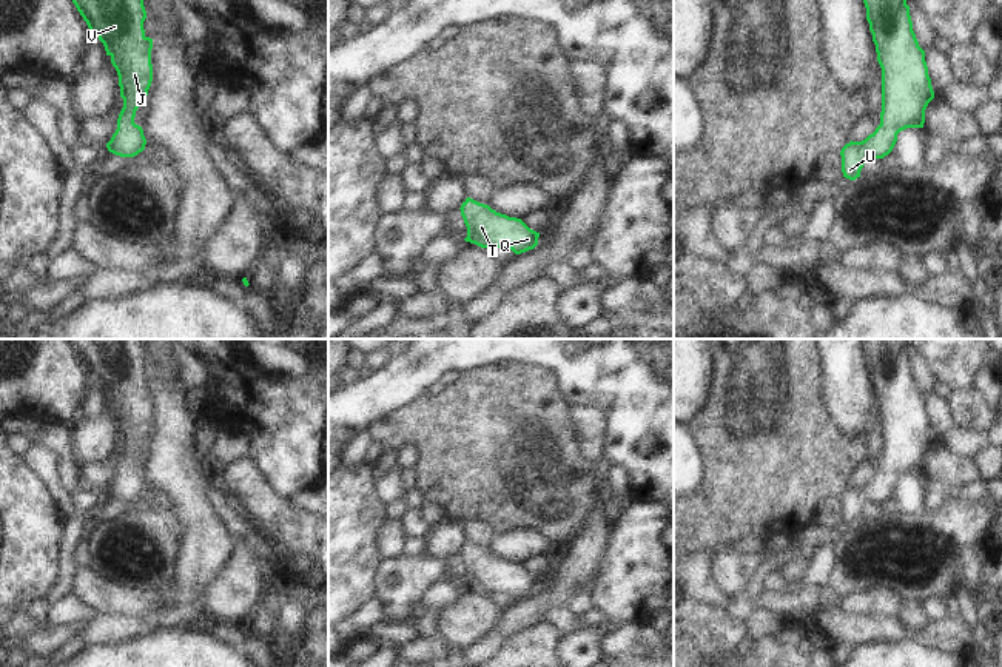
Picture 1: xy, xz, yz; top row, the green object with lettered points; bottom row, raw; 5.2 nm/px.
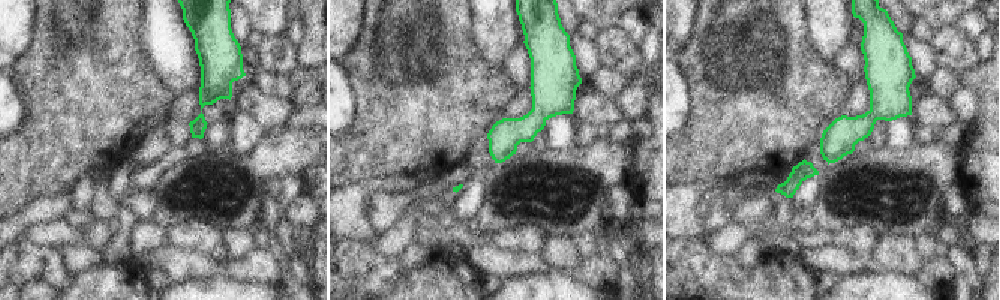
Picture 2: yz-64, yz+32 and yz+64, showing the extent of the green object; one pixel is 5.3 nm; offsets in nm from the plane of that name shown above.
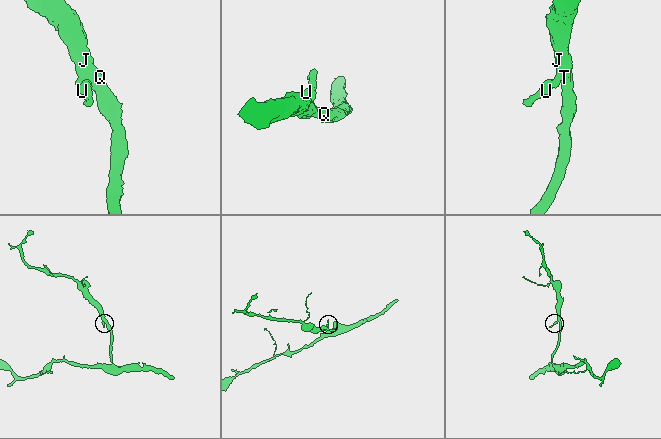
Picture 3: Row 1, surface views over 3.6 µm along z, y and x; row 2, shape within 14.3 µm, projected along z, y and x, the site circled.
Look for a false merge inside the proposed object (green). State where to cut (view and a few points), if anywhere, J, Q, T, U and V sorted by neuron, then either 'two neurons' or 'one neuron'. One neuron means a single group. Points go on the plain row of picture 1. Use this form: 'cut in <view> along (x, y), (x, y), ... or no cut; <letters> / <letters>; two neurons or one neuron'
no cut; J Q T U V; one neuron

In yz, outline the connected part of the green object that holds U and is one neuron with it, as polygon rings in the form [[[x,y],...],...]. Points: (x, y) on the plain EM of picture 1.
[[[863,339],[866,365],[882,413],[880,470],[862,487],[842,496],[843,522],[856,525],[868,504],[888,501],[897,479],[923,473],[925,454],[934,444],[925,396],[913,376],[908,339]]]

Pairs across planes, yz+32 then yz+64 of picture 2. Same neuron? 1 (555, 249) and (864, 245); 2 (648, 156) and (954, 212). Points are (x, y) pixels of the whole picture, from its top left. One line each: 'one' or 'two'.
1: two
2: two

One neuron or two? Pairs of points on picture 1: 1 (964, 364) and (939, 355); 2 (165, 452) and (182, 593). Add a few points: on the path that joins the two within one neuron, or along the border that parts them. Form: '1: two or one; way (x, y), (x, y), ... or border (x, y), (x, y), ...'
1: one; way (958, 358), (945, 355)
2: one; way (187, 487), (193, 510), (193, 558)

